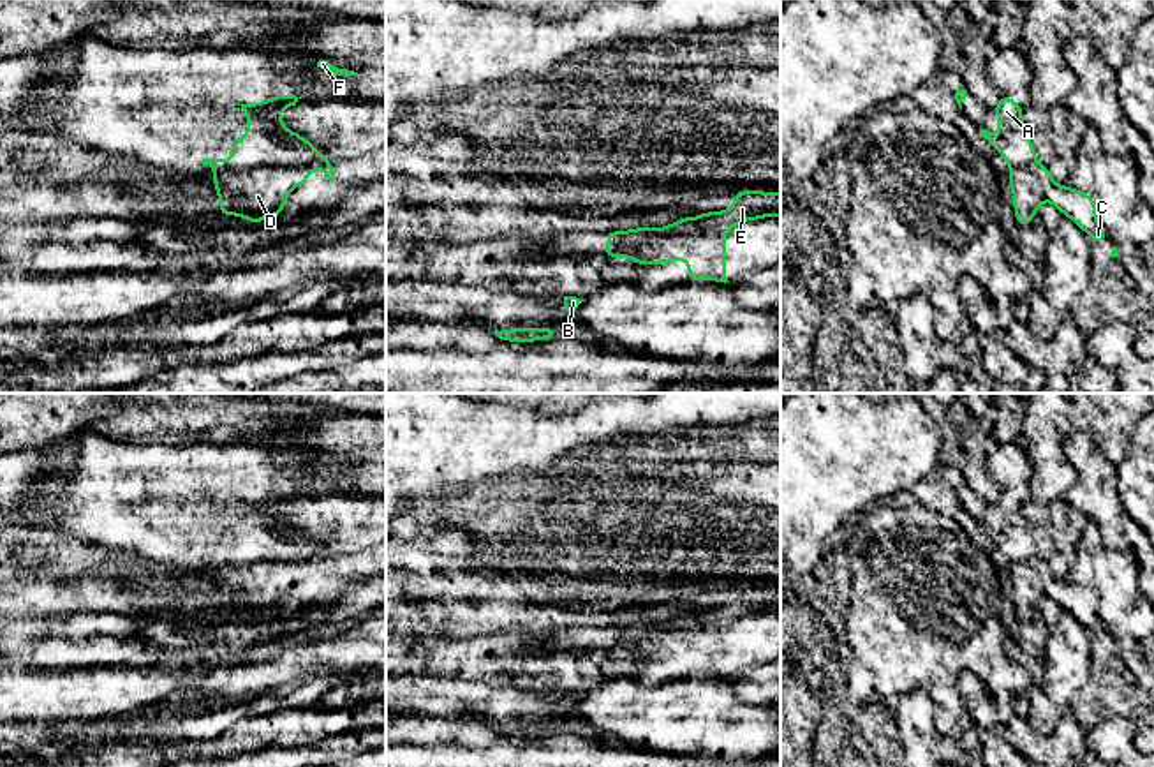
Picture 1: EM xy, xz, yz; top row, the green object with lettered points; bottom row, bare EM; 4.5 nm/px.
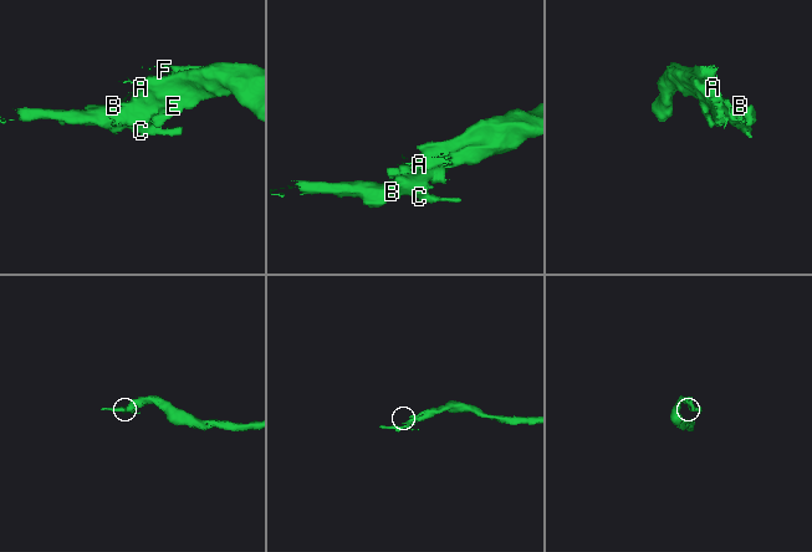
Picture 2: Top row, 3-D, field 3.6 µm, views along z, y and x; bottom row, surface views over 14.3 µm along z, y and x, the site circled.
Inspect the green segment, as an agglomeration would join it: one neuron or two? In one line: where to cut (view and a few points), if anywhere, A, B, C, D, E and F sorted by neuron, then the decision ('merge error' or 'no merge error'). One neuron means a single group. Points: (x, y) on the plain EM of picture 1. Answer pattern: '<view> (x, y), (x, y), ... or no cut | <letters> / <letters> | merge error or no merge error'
xz (710, 623), (656, 625), (638, 640), (621, 640), (613, 651) | A E F / B C D | merge error

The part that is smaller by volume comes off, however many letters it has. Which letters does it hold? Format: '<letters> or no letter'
B, C, D

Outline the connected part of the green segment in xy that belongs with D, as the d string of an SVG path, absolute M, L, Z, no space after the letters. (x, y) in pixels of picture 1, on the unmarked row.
M324 548L305 559L270 559L252 564L222 564L213 570L215 589L220 591L218 608L245 612L257 619L282 610L289 587L308 577L310 566L324 566L337 575L331 555Z

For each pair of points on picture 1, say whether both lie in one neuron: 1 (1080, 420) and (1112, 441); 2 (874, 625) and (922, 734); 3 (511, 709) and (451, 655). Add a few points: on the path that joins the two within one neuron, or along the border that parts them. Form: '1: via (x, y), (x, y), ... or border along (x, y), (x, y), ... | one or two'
1: via (1087, 420), (1105, 434) | one
2: border along (901, 695), (911, 690), (924, 690), (934, 702) | two
3: border along (455, 676), (473, 679) | two

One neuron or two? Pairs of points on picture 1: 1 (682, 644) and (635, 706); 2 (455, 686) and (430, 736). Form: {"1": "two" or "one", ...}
{"1": "two", "2": "two"}

